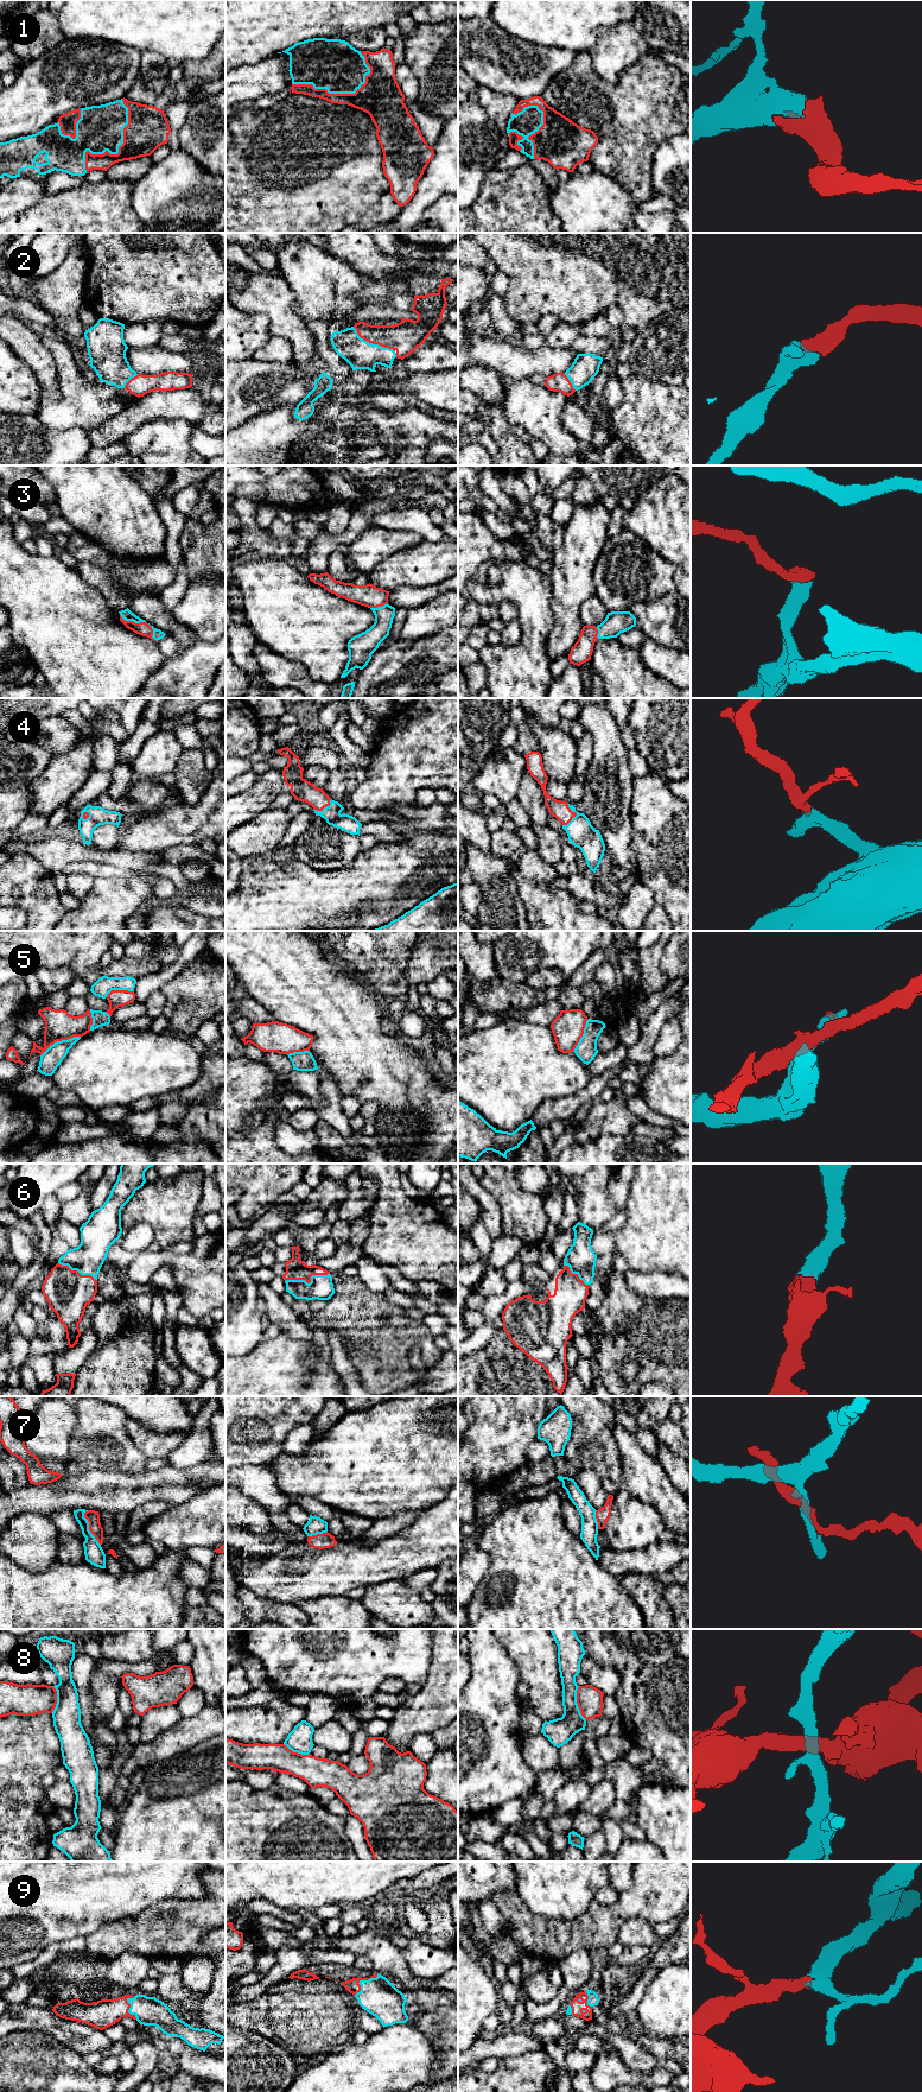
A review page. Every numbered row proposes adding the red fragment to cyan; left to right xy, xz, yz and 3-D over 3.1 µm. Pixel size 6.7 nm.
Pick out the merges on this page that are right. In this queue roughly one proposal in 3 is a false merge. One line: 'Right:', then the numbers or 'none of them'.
Right: 1, 2, 3, 4, 6, 9

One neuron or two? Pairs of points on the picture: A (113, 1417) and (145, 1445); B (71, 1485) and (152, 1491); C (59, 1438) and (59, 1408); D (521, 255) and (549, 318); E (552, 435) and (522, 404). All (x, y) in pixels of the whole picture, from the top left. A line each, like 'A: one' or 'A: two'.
A: two
B: one
C: one
D: two
E: one

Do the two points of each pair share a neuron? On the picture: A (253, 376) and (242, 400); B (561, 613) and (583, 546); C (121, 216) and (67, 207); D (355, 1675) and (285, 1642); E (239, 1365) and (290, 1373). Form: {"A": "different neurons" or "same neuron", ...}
{"A": "same neuron", "B": "same neuron", "C": "same neuron", "D": "same neuron", "E": "same neuron"}

